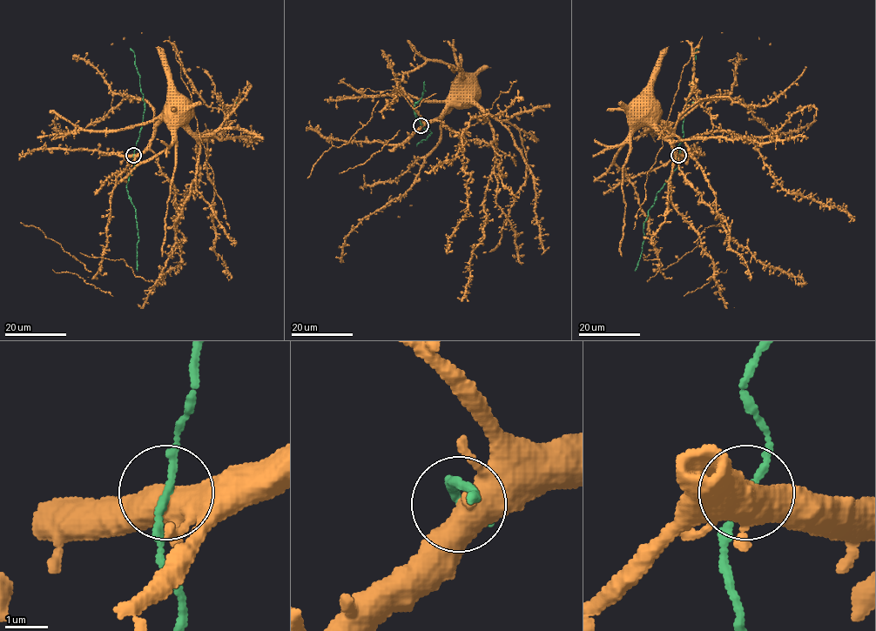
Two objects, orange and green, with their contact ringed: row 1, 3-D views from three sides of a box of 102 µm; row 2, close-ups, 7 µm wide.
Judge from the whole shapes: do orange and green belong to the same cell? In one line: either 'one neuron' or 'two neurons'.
one neuron

